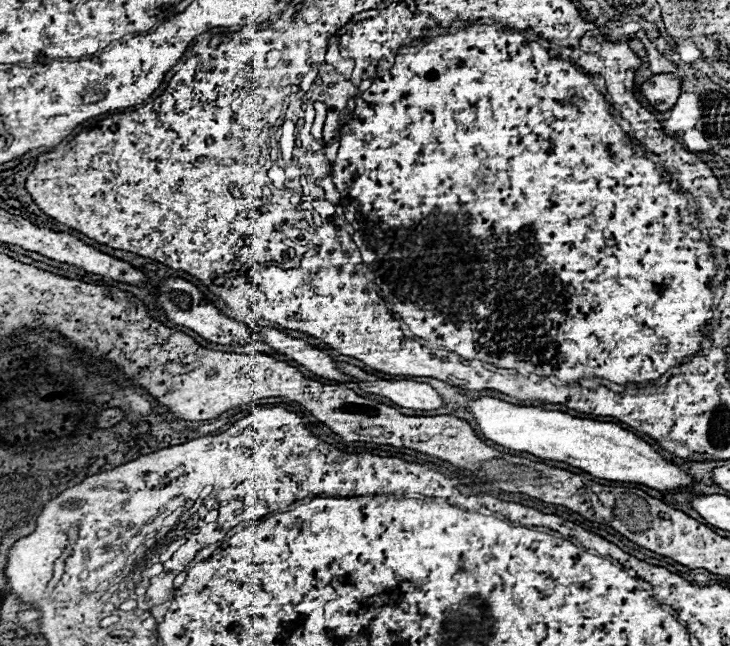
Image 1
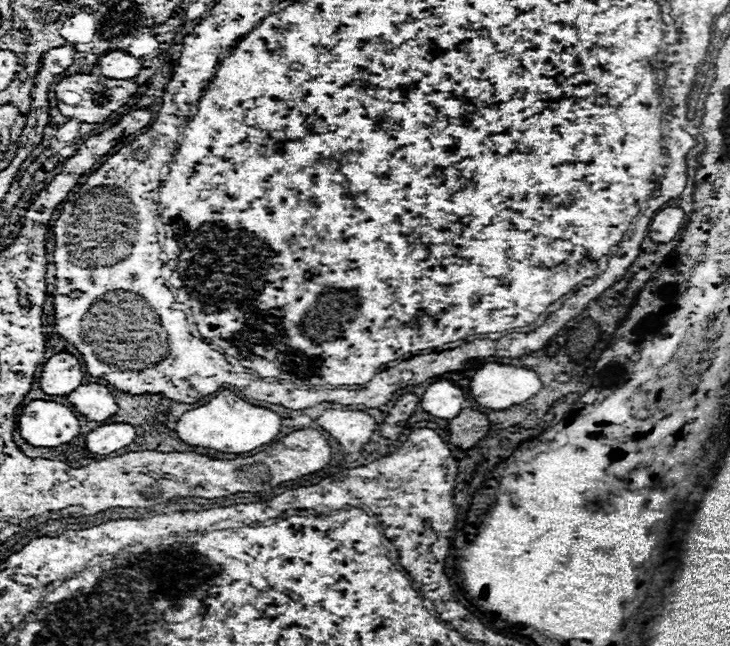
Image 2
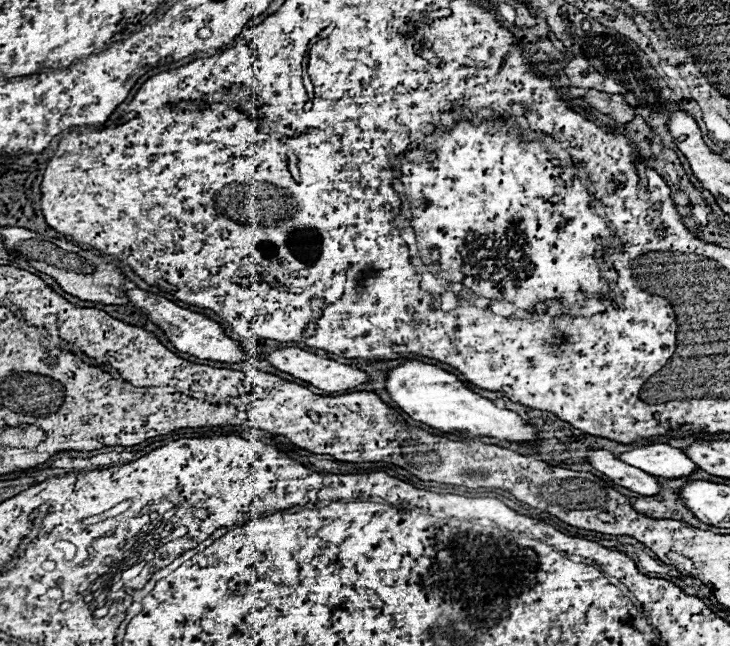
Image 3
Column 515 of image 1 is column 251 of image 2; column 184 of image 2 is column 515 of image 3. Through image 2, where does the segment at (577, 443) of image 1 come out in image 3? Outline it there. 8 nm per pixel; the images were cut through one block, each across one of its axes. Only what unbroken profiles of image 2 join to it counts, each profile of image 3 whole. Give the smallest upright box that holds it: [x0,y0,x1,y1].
[386,360,538,442]

